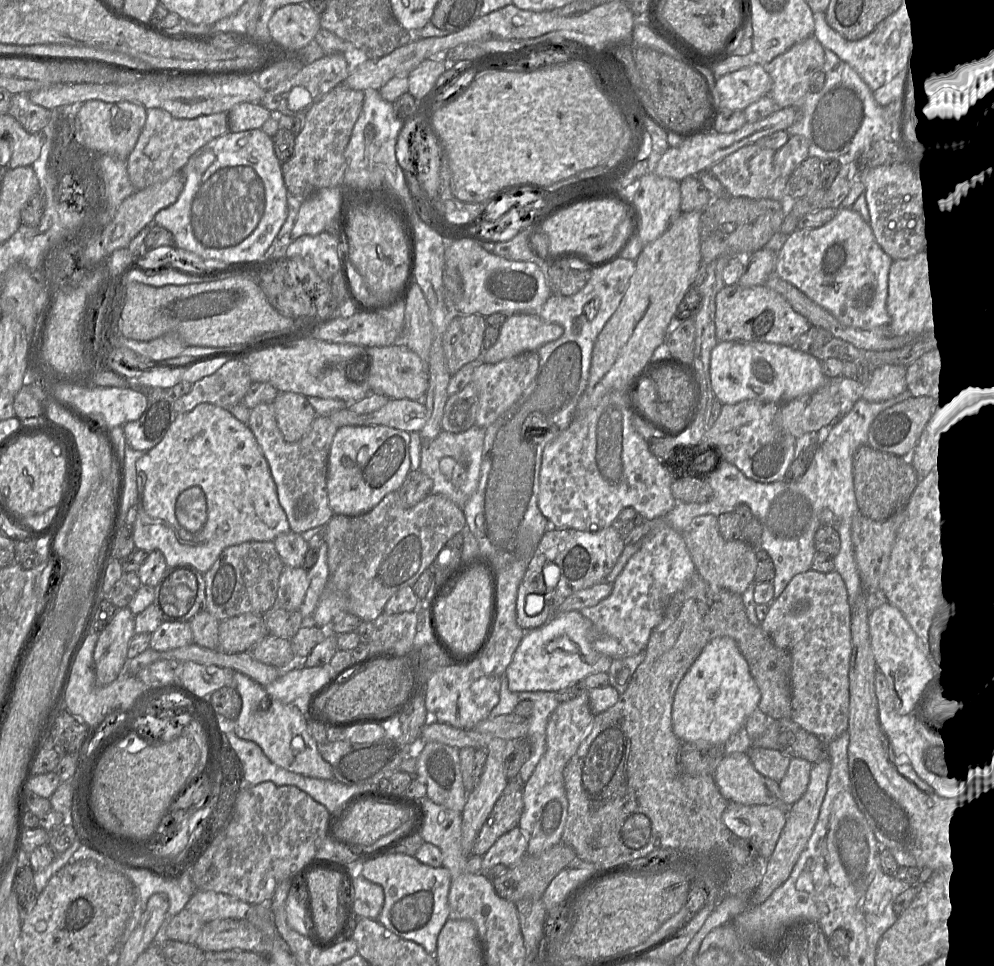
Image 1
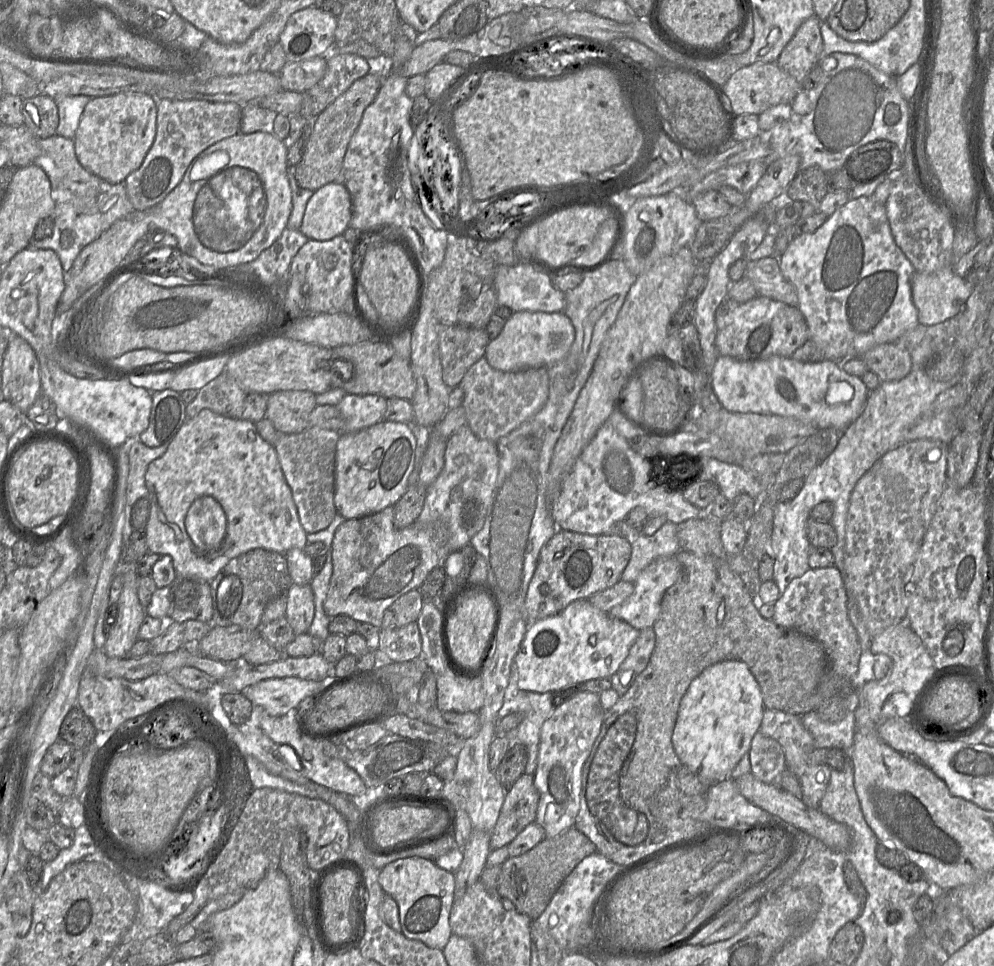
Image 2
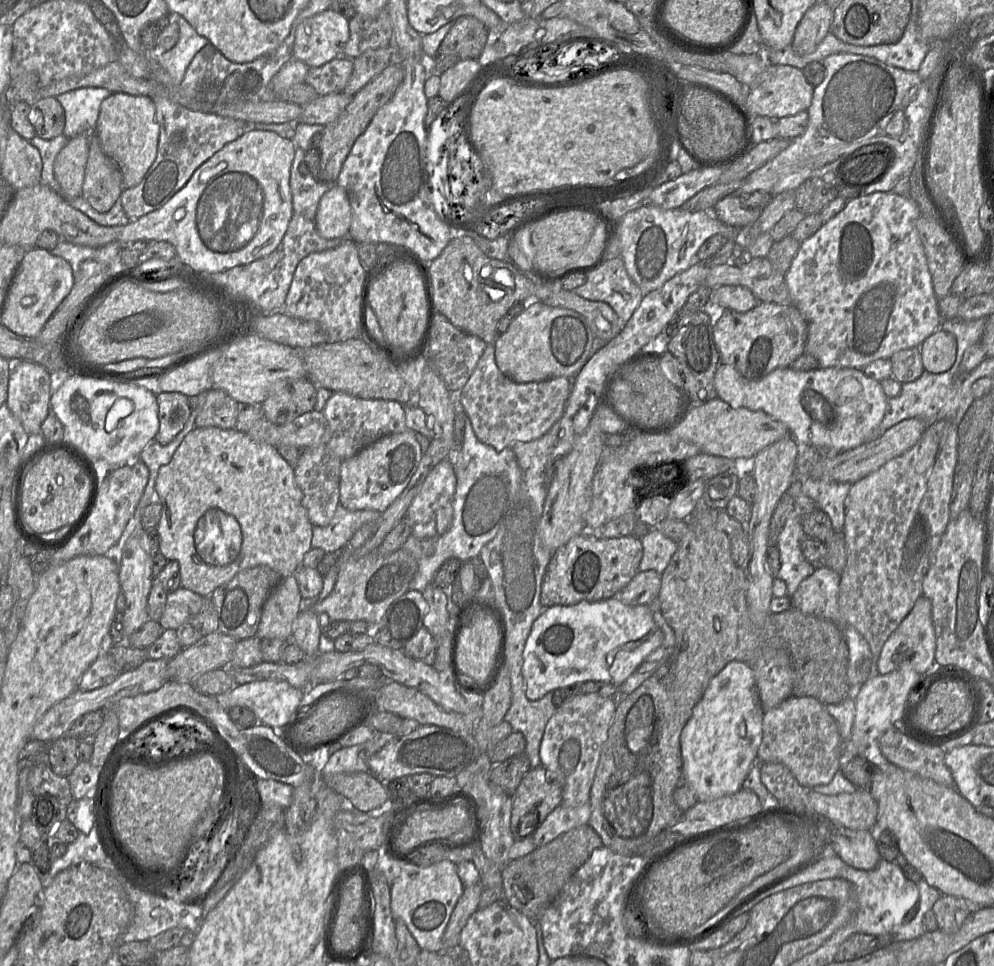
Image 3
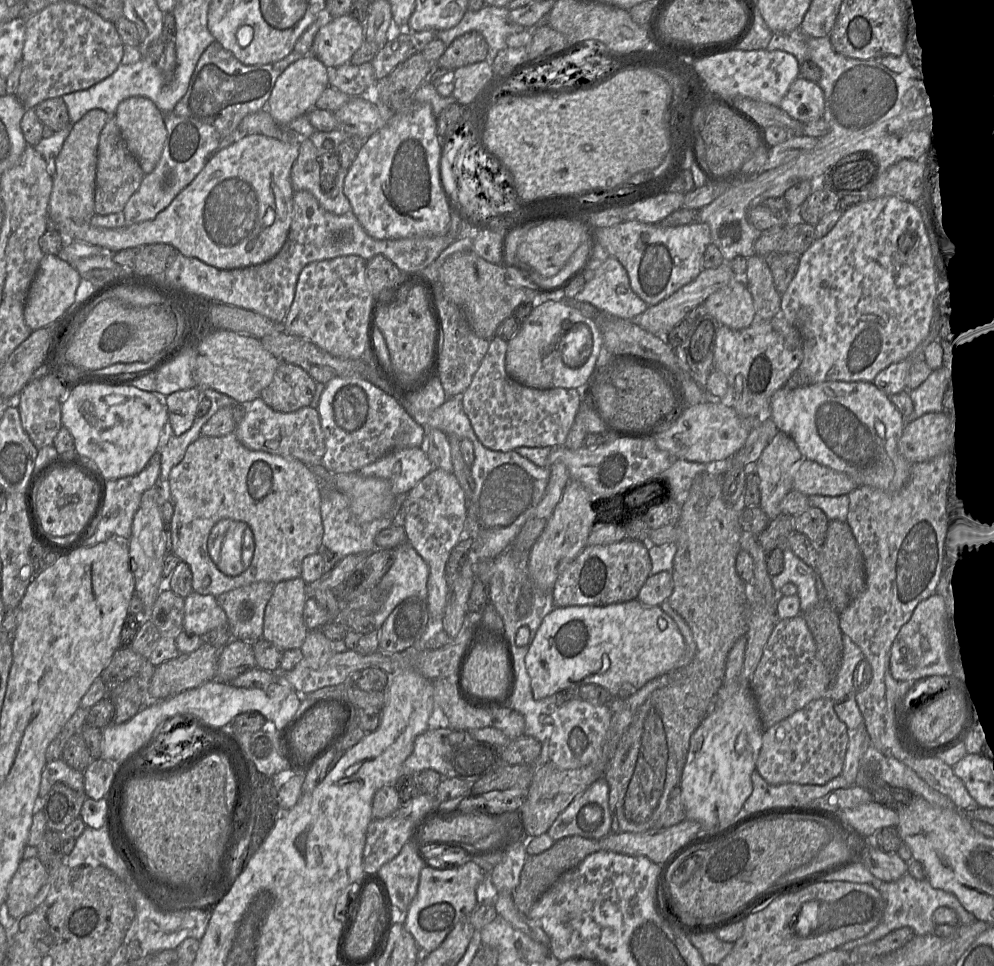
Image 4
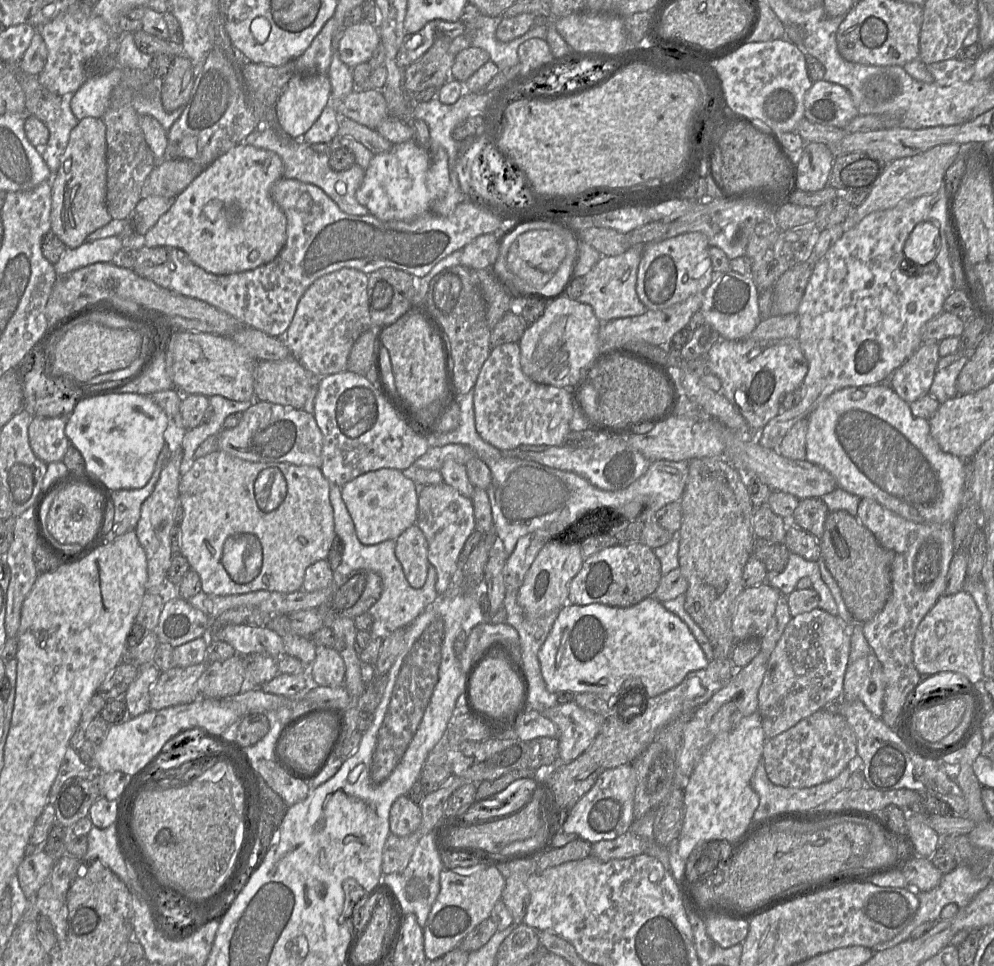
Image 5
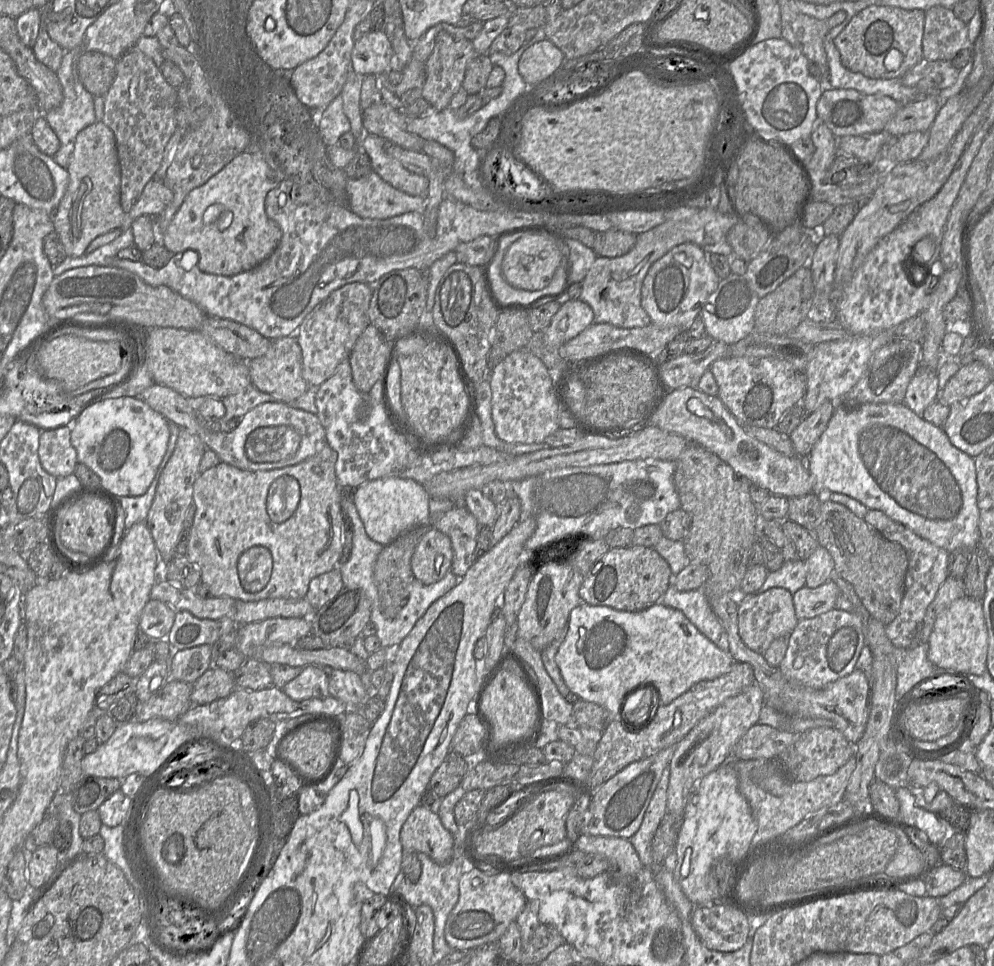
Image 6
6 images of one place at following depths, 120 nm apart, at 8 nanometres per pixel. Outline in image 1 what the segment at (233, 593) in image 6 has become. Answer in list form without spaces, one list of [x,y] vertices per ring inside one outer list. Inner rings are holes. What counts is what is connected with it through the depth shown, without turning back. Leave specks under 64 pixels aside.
[[[202,403],[197,405],[192,411],[187,413],[179,413],[175,419],[175,421],[172,423],[171,427],[169,428],[168,432],[164,436],[164,438],[152,449],[150,449],[144,456],[142,456],[136,463],[136,519],[132,526],[132,534],[133,534],[133,540],[135,543],[136,549],[143,550],[147,553],[153,552],[153,551],[160,551],[166,559],[166,563],[168,565],[168,568],[176,568],[176,567],[193,567],[196,570],[198,570],[200,573],[207,572],[211,566],[214,564],[214,562],[217,560],[219,555],[222,553],[224,549],[226,549],[229,546],[241,544],[244,542],[250,542],[250,541],[274,541],[274,539],[282,534],[287,533],[291,531],[289,522],[287,520],[286,513],[282,506],[280,505],[280,502],[278,500],[277,495],[277,488],[275,485],[275,482],[272,478],[271,471],[269,468],[269,464],[266,460],[266,458],[263,455],[263,452],[254,436],[250,428],[247,424],[243,424],[238,419],[236,419],[229,410],[224,409],[222,407],[219,407],[214,404],[210,403]]]

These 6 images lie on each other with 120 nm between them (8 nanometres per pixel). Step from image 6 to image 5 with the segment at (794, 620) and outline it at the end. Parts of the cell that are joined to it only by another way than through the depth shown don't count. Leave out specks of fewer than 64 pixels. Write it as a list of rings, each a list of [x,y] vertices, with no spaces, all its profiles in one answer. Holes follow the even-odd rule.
[[[766,582],[745,588],[736,601],[733,617],[733,633],[737,641],[765,635],[781,595]]]

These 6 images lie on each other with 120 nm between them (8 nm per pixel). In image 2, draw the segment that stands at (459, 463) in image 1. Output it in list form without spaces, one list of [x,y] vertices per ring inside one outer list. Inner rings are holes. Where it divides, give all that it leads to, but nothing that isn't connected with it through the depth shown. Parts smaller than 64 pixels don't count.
[[[468,424],[446,440],[444,467],[426,489],[423,509],[416,524],[444,523],[449,531],[449,552],[460,551],[484,526],[492,505],[493,492],[499,472],[499,453],[496,442],[476,436]],[[458,455],[466,455],[466,462],[455,464]]]

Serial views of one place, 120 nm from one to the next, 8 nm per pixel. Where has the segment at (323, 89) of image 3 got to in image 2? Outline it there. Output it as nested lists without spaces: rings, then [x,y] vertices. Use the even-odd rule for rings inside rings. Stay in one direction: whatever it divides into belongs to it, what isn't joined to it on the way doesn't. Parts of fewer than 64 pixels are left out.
[[[326,57],[303,61],[287,61],[278,77],[284,91],[303,93],[323,78],[326,69]]]

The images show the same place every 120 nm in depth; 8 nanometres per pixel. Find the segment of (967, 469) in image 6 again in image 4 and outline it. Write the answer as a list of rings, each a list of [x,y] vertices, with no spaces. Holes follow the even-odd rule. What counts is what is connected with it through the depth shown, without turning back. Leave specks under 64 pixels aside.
[[[830,380],[810,383],[795,389],[783,387],[772,396],[769,418],[774,421],[780,432],[795,441],[805,459],[817,461],[847,474],[857,486],[868,485],[887,492],[897,492],[909,479],[912,463],[902,455],[898,446],[908,422],[890,396],[873,381]]]

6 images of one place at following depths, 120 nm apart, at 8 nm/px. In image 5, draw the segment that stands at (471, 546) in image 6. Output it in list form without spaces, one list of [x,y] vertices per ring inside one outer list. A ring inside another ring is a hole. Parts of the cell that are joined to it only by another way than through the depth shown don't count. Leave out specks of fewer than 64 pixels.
[[[442,482],[440,484],[425,485],[419,488],[418,494],[418,513],[415,523],[425,535],[428,544],[428,561],[430,566],[436,572],[435,588],[439,596],[445,595],[451,587],[451,594],[457,594],[452,591],[452,578],[458,568],[458,559],[468,537],[476,530],[474,509],[470,498],[460,494],[455,488]]]

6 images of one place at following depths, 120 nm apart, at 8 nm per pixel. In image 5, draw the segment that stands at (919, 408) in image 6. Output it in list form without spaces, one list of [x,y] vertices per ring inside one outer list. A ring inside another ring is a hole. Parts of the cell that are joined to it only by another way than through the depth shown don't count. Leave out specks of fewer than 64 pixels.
[[[924,342],[889,378],[889,385],[910,404],[929,393],[940,358],[938,342]]]

